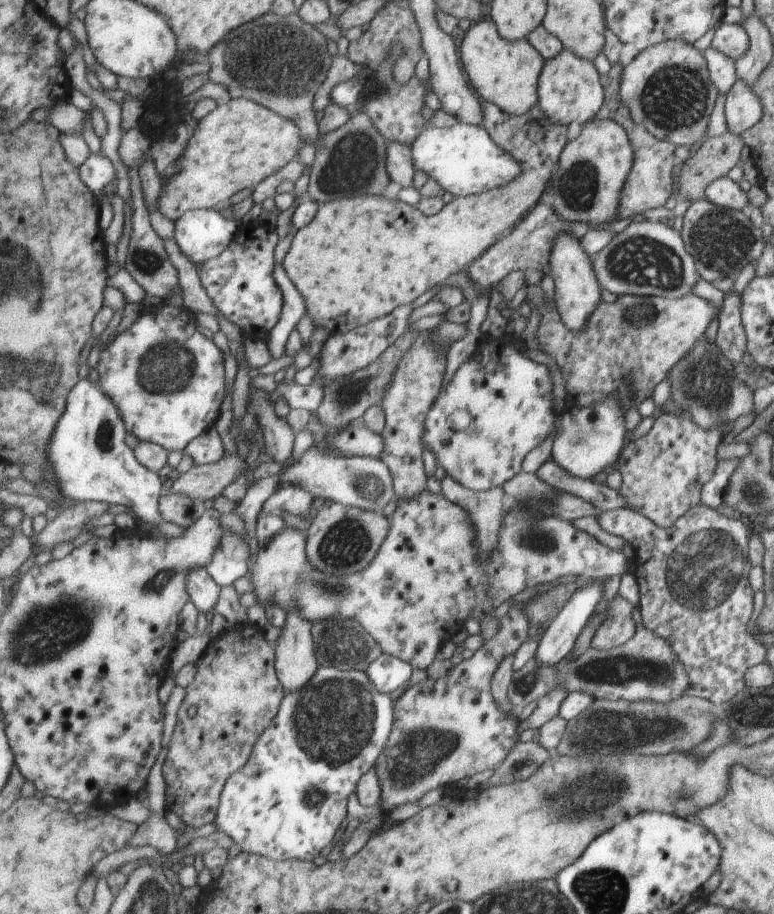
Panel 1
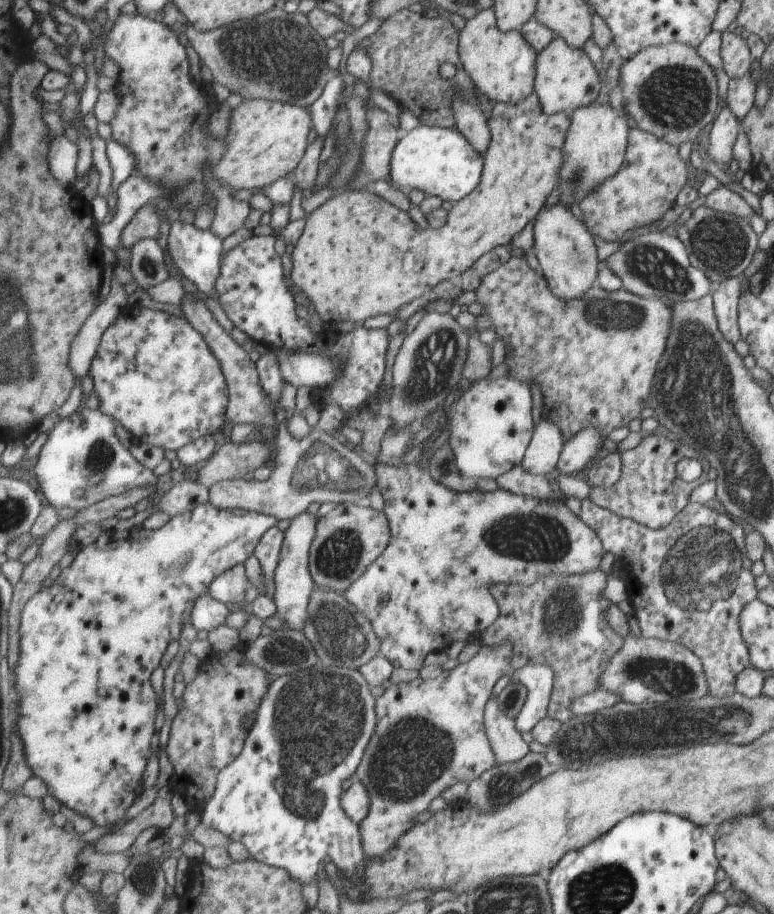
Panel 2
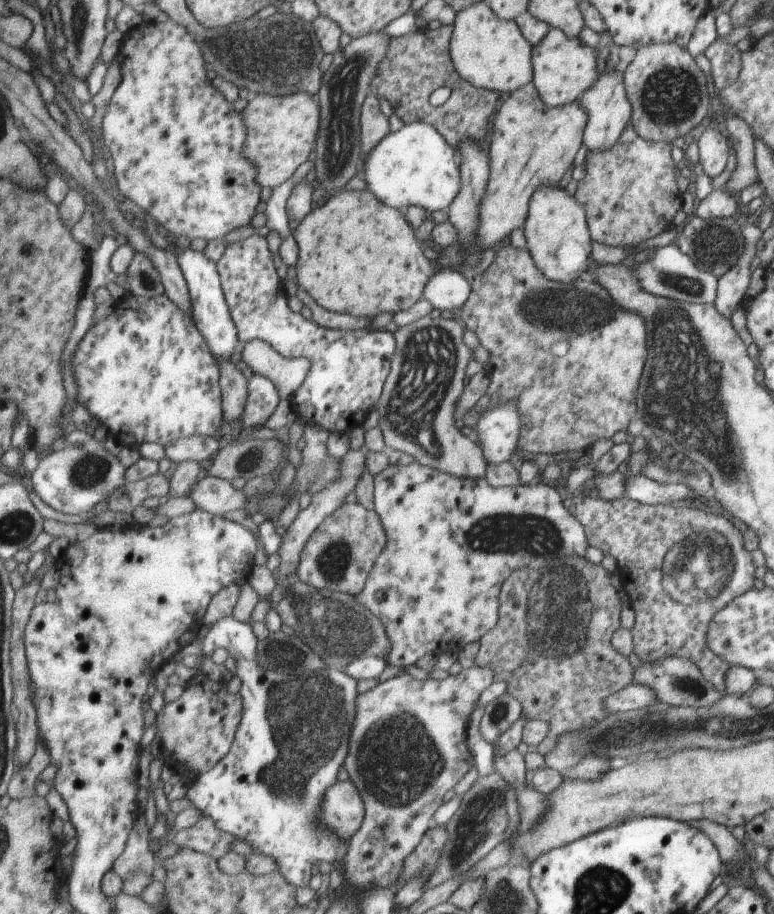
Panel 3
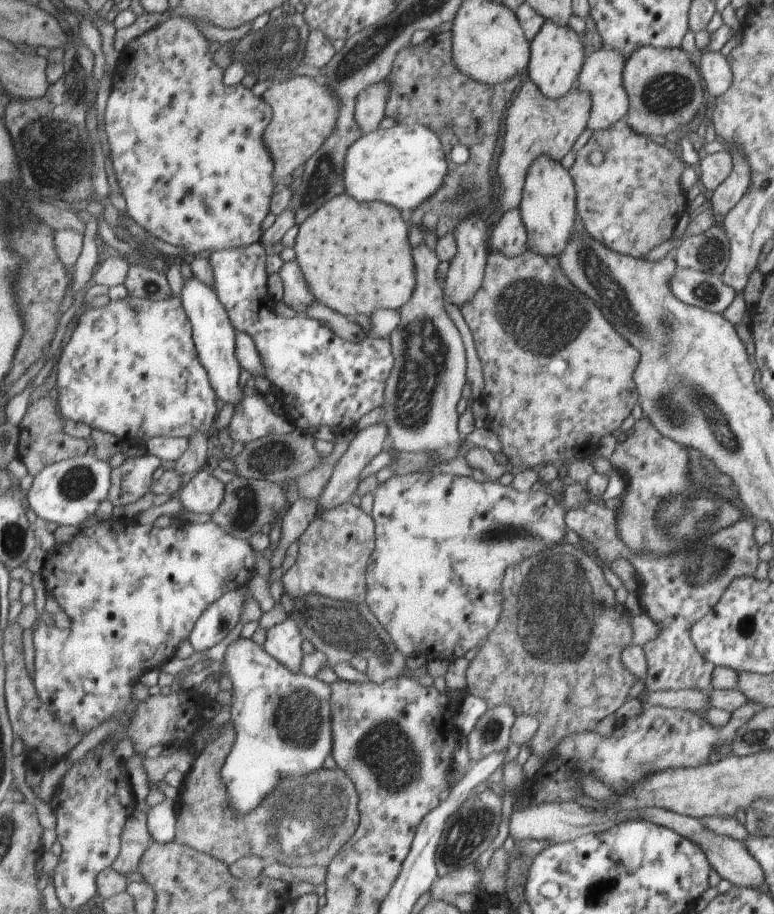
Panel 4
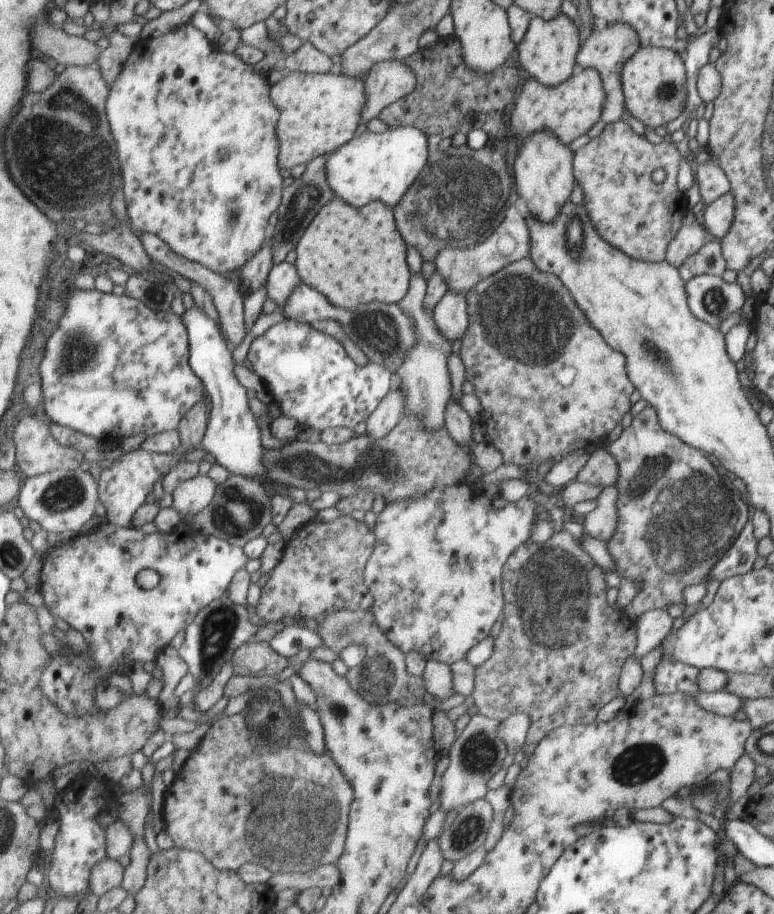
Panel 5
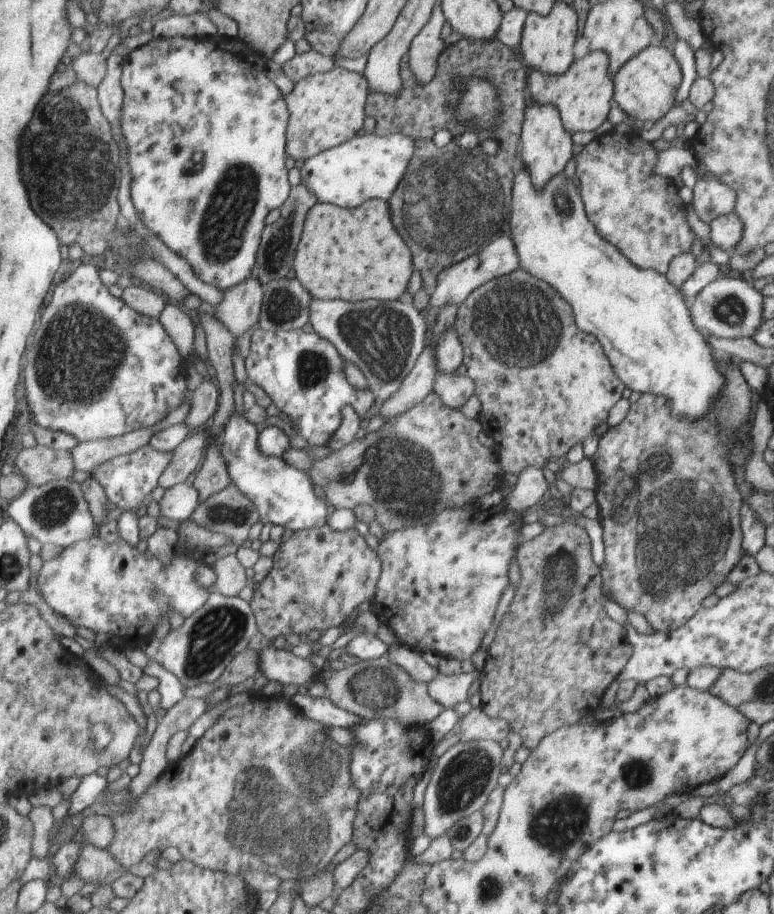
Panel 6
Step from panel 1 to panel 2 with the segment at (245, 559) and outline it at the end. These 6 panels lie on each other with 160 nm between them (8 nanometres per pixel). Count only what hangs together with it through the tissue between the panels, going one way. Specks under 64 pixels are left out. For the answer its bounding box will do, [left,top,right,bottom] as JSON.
[210,564,251,604]

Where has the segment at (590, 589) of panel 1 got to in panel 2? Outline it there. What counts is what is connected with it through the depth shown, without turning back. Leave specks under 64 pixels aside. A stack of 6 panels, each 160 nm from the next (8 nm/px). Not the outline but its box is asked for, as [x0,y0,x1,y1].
[510,662,555,734]

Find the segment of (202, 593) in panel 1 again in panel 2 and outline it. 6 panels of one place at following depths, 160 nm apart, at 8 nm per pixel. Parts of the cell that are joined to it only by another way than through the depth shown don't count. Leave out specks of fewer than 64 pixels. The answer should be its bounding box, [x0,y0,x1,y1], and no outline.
[192,592,231,632]

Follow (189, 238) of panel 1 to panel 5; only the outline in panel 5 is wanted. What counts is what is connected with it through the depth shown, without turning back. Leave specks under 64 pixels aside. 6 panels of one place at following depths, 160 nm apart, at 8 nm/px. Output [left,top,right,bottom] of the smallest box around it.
[184,303,285,488]

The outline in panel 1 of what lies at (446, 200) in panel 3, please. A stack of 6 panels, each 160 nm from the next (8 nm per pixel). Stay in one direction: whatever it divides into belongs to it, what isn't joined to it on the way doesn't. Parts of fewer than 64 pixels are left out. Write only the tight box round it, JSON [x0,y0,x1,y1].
[411,123,522,197]

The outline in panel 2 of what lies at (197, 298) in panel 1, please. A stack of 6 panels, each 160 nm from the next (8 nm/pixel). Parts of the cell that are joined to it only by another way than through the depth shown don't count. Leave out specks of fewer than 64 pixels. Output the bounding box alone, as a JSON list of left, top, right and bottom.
[122,202,159,260]

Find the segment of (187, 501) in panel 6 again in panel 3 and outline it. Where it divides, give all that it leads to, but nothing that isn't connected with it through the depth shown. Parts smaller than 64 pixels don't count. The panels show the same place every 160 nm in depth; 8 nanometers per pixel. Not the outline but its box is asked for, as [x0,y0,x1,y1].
[190,475,249,515]

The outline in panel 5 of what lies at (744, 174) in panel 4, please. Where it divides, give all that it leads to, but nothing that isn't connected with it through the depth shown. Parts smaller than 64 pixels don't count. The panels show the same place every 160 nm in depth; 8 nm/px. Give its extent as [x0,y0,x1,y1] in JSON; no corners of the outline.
[703,191,733,239]

